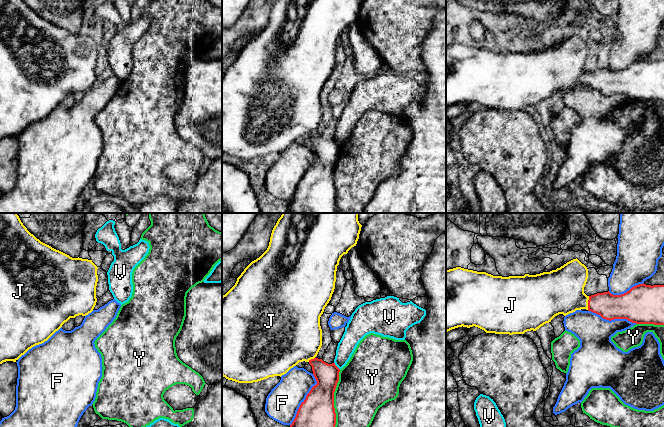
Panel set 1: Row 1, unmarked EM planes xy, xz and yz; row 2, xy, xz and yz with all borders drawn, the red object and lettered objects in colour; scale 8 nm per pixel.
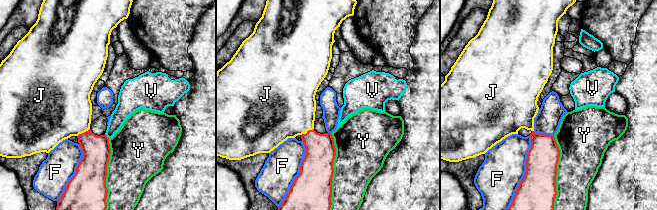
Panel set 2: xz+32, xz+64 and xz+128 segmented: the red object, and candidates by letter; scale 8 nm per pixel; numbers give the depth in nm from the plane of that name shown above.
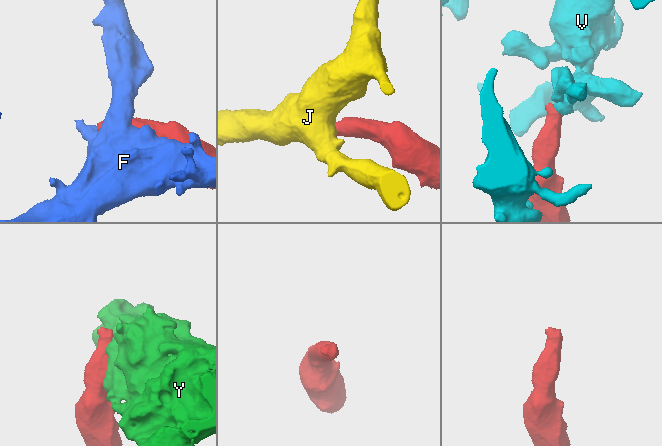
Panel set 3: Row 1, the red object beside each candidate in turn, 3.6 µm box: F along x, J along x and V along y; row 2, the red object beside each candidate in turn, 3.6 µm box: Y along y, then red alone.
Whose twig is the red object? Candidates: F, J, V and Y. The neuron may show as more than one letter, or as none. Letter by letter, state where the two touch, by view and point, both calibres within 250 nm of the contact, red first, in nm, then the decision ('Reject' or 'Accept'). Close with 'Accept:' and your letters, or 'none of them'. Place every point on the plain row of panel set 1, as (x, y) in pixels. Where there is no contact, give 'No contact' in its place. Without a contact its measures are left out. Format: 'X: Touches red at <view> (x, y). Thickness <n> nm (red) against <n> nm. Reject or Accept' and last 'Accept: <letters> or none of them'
F: Touches red at xz (304, 176). Thickness 360 nm (red) against 280 nm. Reject
J: Touches red at yz (588, 79). Thickness 200 nm (red) against 360 nm. Accept
V: Touches red at xz (336, 142). Thickness 190 nm (red) against 140 nm. Reject
Y: Touches red at xz (333, 179). Thickness 340 nm (red) against 400 nm. Reject
Accept: J

